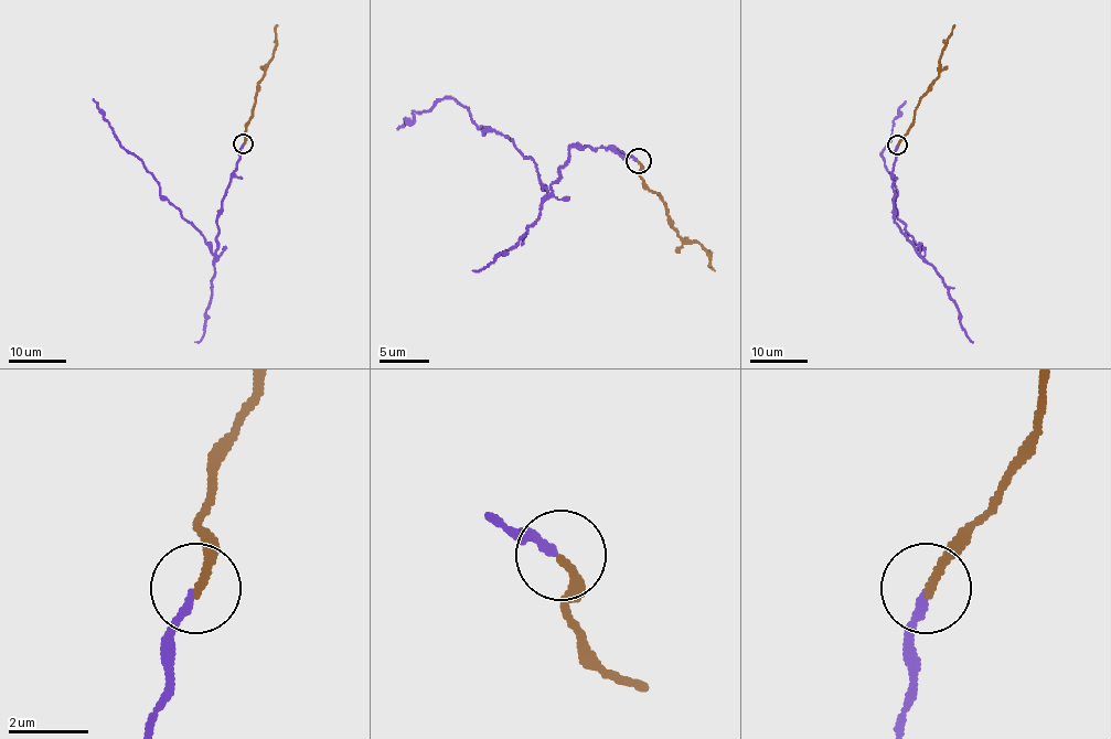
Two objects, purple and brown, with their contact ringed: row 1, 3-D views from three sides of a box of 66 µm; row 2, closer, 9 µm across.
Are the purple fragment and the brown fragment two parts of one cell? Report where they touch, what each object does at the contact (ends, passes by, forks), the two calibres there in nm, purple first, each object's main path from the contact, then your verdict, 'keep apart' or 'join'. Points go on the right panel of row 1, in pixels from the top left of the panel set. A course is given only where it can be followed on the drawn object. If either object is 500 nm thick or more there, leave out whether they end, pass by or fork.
place (897, 145); purple ends; brown ends; calibres 190 and 190 nm; course purple (898, 143), (893, 175), (894, 217), (919, 255), (920, 248), (897, 216), (895, 180), (880, 157), (906, 100); course brown (898, 143), (910, 125), (915, 108), (938, 76), (942, 49), (954, 25); join

